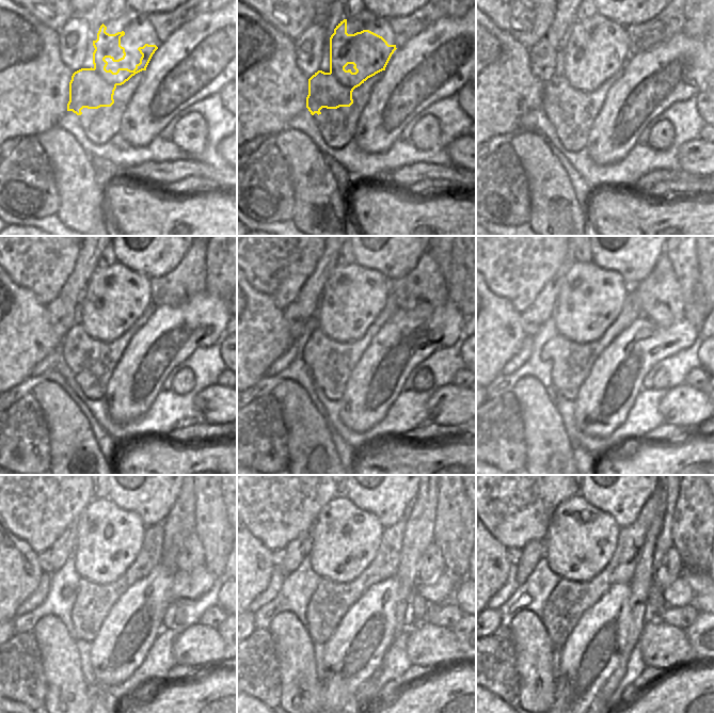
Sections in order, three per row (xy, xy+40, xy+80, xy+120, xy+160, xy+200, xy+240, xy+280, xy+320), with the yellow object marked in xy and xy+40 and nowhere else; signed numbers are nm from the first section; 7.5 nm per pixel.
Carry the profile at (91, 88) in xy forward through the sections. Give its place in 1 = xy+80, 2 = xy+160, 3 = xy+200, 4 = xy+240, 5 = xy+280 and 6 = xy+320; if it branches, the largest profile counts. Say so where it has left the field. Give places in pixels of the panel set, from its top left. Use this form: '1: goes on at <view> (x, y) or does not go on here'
1: goes on at xy+80 (606, 52)
2: goes on at xy+160 (352, 298)
3: goes on at xy+200 (590, 299)
4: goes on at xy+240 (109, 540)
5: goes on at xy+280 (346, 539)
6: goes on at xy+320 (581, 540)

